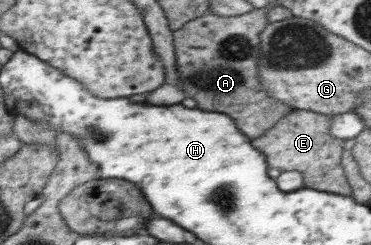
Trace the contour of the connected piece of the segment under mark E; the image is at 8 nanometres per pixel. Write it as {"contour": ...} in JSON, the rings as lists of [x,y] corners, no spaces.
{"contour":[[[293,109],[286,113],[284,119],[277,120],[263,136],[255,137],[252,144],[264,153],[269,168],[300,172],[305,188],[347,196],[352,189],[348,185],[344,165],[341,164],[345,140],[332,137],[329,133],[330,122],[331,117],[321,112]]]}

